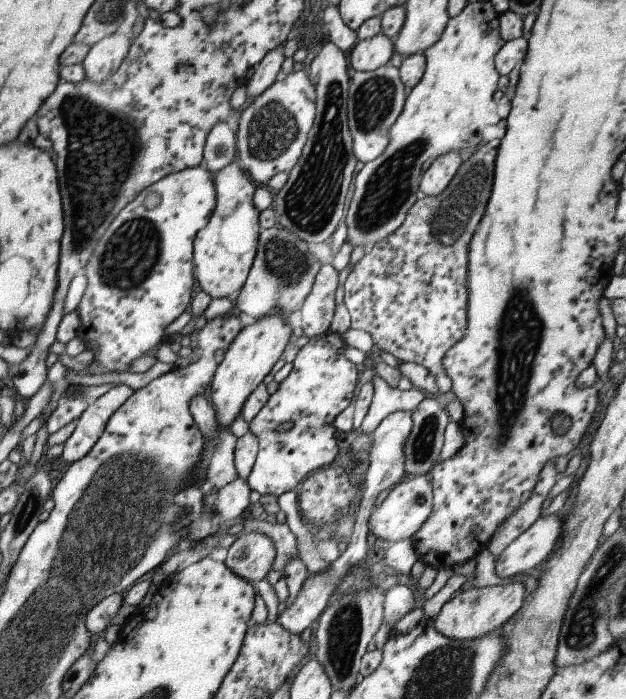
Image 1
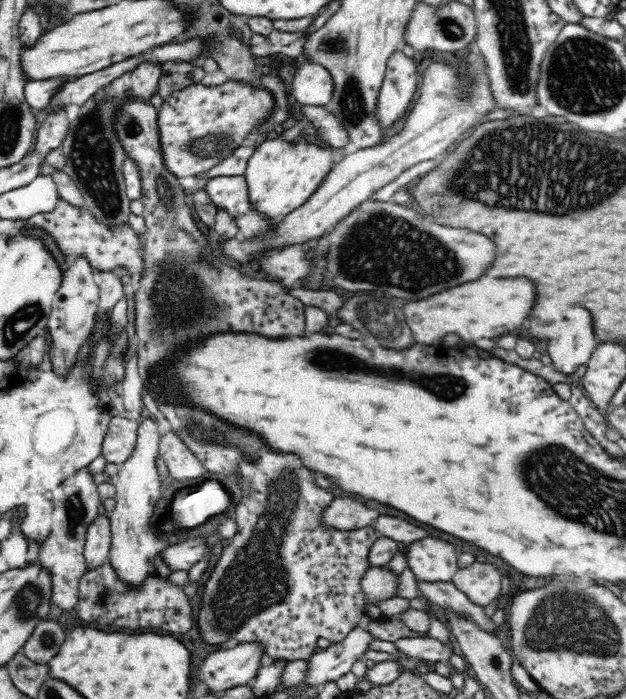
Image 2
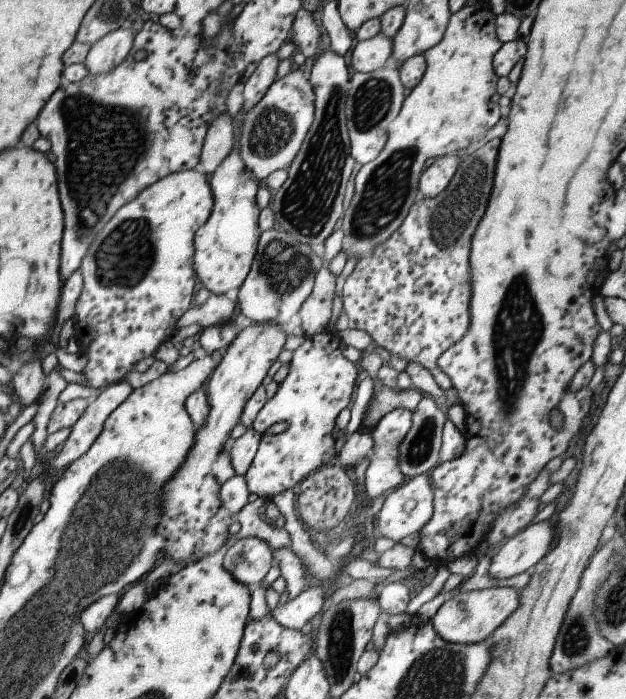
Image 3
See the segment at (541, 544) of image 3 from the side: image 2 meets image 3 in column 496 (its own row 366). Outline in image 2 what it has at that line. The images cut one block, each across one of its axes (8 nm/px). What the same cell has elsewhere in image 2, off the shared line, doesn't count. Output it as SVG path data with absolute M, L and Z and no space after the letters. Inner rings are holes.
M582 310L576 320L566 320L566 328L546 344L546 352L556 372L576 374L581 364L587 363L596 348L592 334L592 314Z

